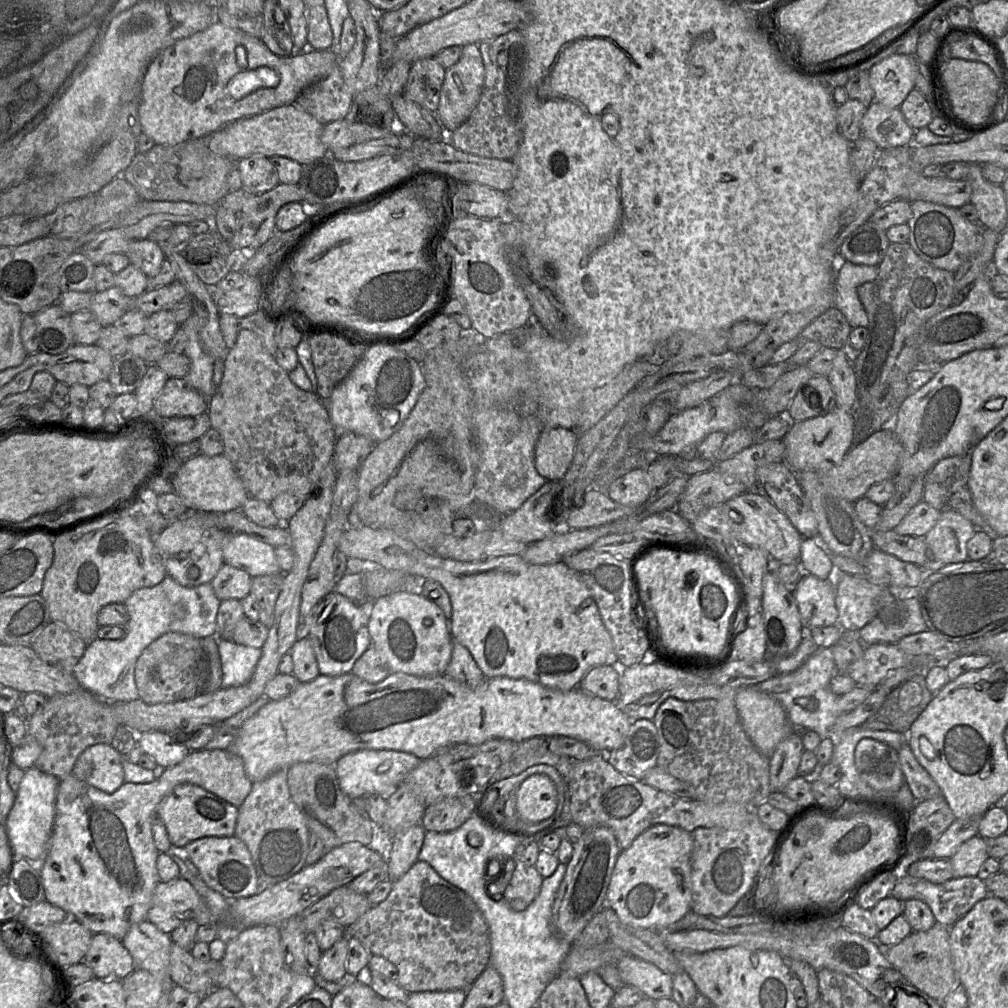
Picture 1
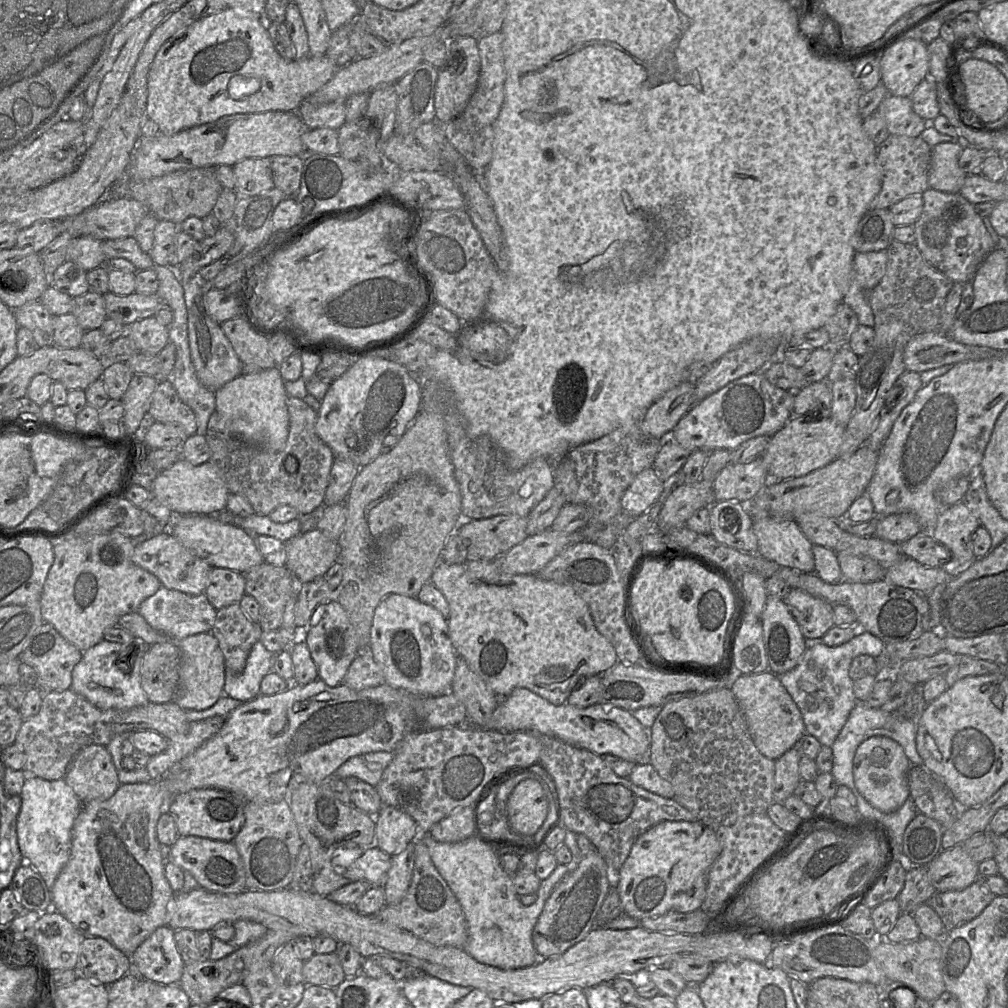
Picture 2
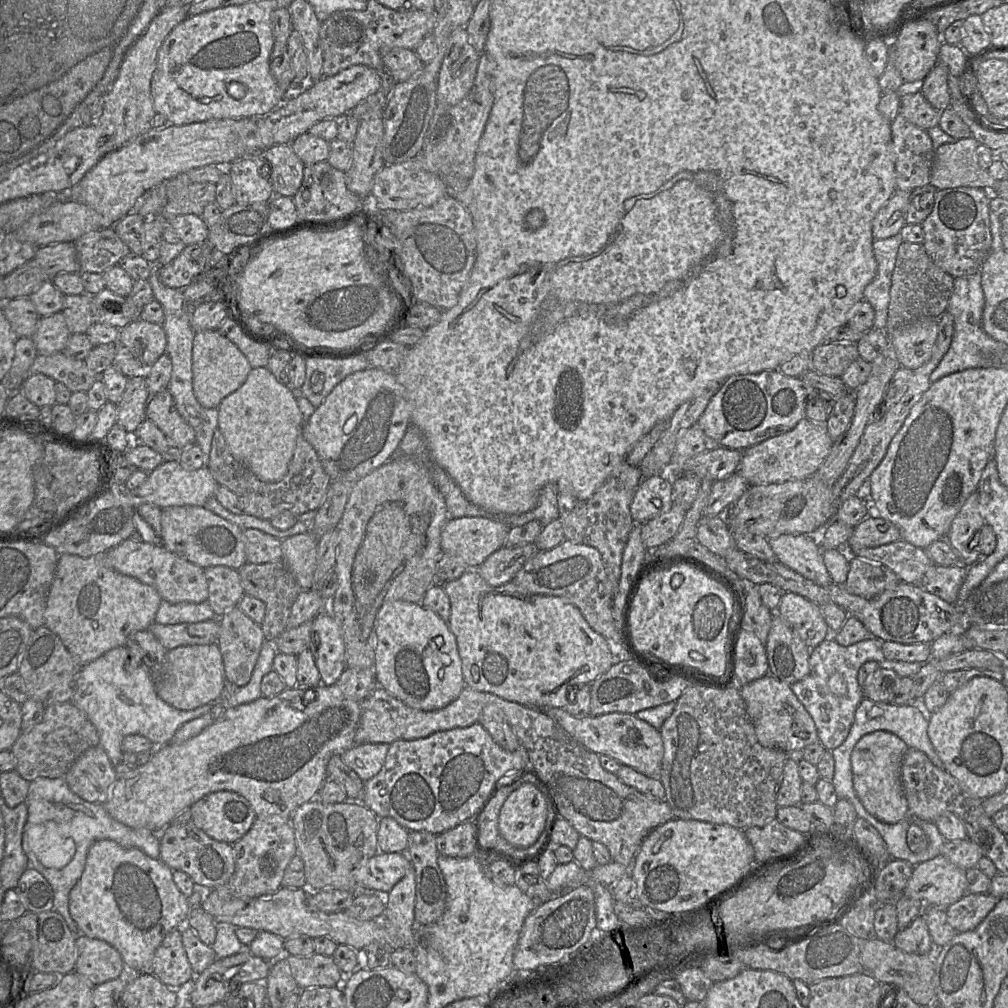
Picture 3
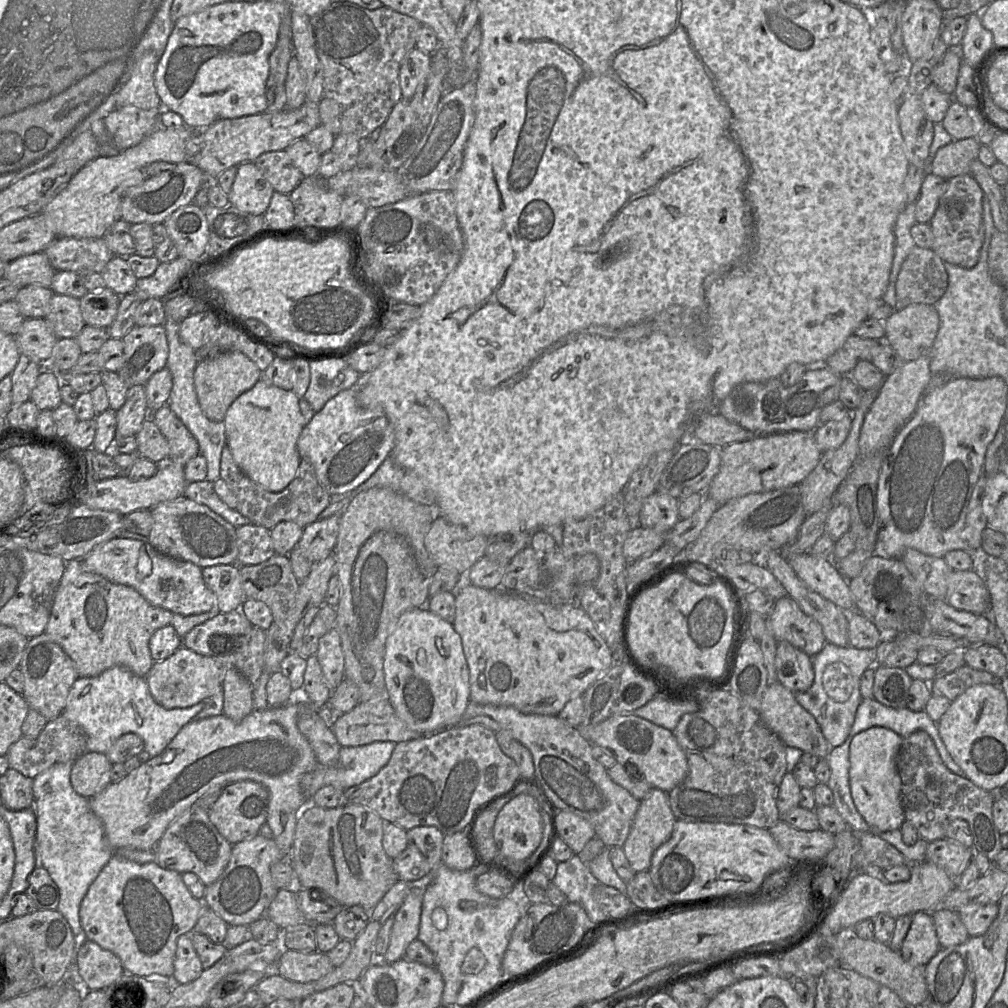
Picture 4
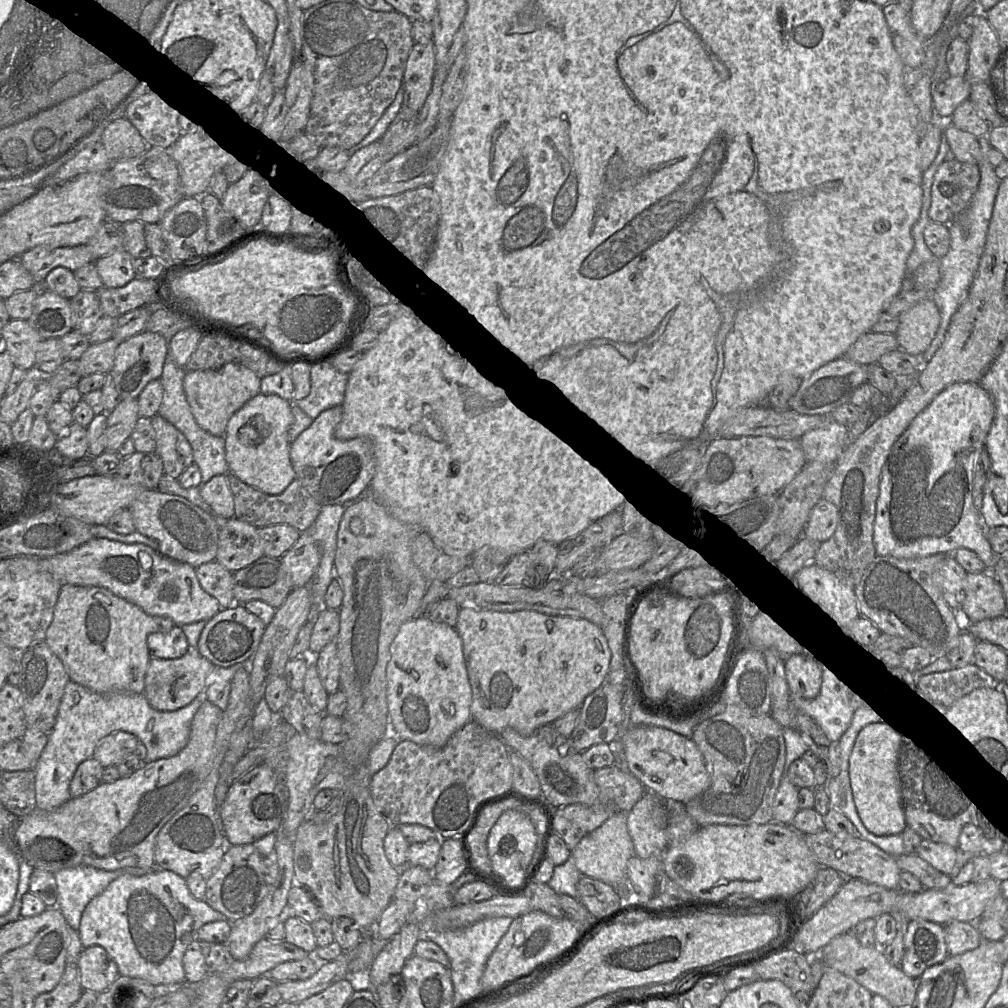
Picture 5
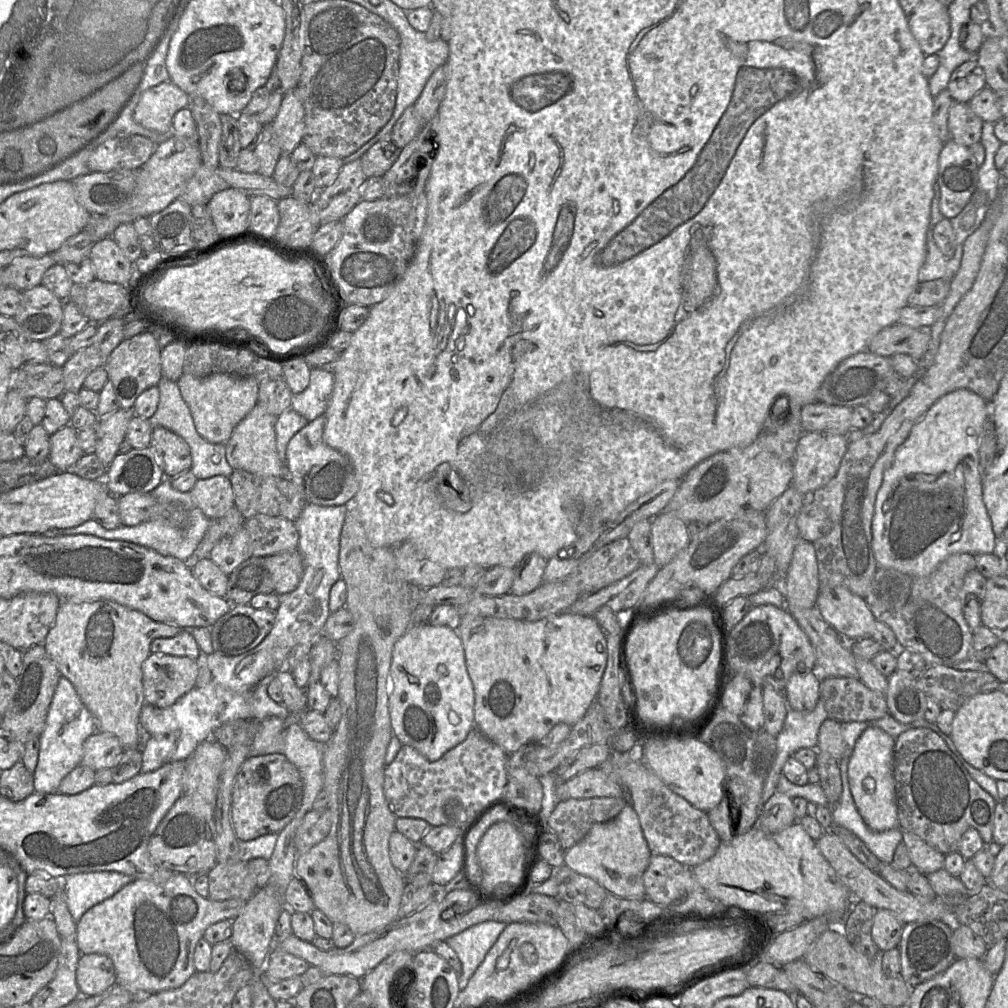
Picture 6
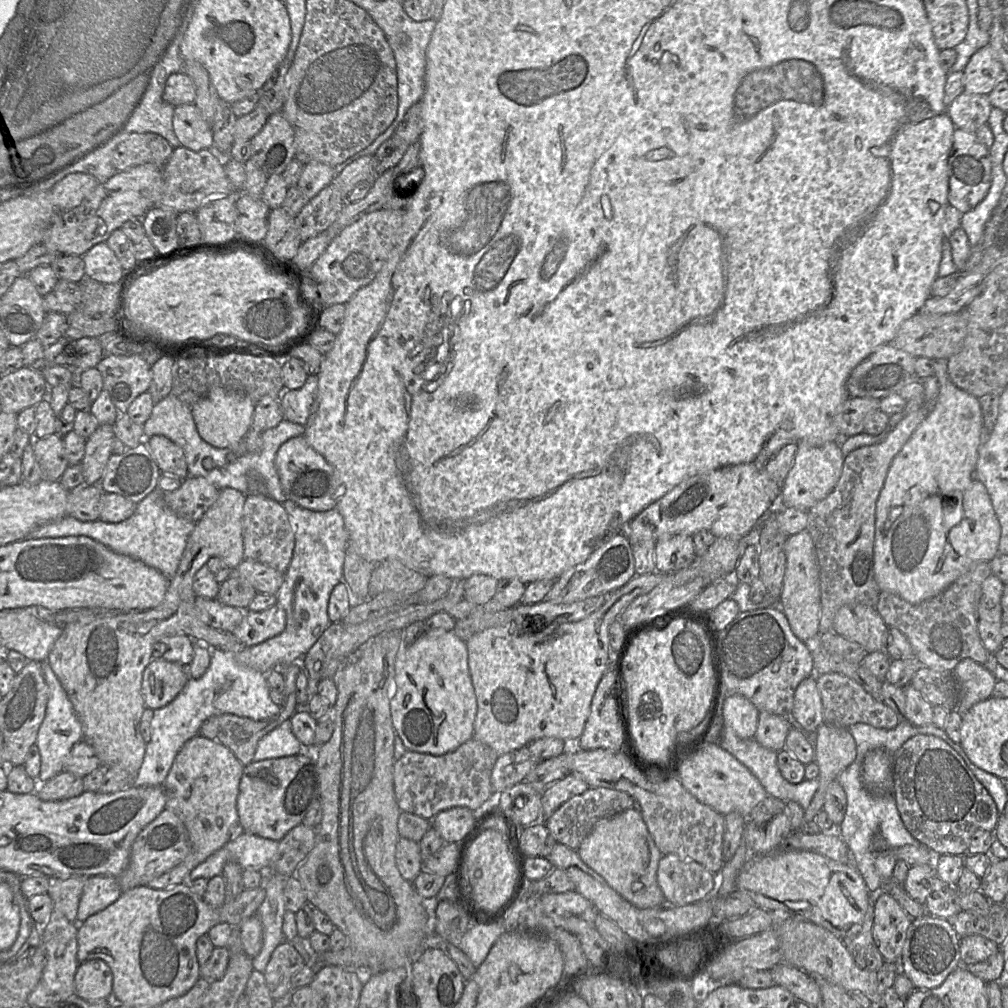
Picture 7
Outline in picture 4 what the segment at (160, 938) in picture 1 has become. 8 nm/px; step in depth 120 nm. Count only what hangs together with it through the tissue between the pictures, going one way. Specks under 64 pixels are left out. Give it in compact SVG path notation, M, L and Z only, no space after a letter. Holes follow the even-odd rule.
M183 934L177 940L172 979L177 984L188 984L202 974L202 963L193 947L190 934Z

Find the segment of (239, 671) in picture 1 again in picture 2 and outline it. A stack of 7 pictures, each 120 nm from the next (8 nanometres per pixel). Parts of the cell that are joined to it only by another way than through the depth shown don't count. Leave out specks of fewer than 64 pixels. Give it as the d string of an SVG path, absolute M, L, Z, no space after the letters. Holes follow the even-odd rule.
M258 640L251 648L242 673L233 674L225 669L223 694L241 703L260 695L261 681L272 670L275 655Z

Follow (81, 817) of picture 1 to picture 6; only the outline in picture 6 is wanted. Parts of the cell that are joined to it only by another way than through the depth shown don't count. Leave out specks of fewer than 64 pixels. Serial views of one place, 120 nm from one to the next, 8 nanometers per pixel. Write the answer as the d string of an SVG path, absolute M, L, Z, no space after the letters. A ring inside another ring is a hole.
M174 873L165 883L156 884L149 880L137 879L126 884L112 897L103 902L93 906L86 911L76 925L76 943L81 954L104 954L108 956L115 967L116 984L122 986L129 991L134 997L144 997L158 992L176 989L182 986L195 972L193 954L195 946L203 937L205 930L212 924L219 921L232 921L241 912L247 902L240 899L229 899L225 901L213 901L208 897L200 896L192 886L192 877L182 874Z

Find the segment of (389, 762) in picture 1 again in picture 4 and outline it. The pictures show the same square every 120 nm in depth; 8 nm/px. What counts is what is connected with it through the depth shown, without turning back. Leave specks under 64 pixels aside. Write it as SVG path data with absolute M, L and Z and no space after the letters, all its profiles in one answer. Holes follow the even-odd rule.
M376 741L362 746L341 747L339 760L335 766L318 764L312 771L303 775L300 783L303 795L311 800L313 795L324 786L333 786L344 791L369 780L387 765L396 744L391 741Z

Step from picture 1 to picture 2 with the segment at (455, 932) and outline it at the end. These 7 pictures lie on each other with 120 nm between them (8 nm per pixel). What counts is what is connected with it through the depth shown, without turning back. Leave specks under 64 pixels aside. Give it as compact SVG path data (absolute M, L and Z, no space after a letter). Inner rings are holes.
M422 836L414 842L414 868L404 898L396 905L385 905L376 917L435 946L464 948L468 931L463 909L447 882L435 868Z

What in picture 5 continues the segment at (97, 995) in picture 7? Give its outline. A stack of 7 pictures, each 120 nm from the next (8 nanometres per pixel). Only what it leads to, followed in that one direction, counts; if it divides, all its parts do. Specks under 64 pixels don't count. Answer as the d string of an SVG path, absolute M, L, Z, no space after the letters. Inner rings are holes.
M101 946L84 948L77 966L84 991L97 994L106 990L120 975L115 961Z

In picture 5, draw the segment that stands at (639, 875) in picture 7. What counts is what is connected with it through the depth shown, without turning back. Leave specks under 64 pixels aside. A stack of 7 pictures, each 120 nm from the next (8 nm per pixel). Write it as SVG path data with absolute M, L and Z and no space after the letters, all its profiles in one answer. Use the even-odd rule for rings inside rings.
M620 810L585 836L571 851L571 859L582 875L601 880L613 887L627 886L627 863L634 855L634 845L627 828L627 813Z

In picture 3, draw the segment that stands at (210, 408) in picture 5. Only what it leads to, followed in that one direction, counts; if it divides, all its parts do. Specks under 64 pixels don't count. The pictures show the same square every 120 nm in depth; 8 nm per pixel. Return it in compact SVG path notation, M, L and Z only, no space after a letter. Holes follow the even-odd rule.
M218 330L195 332L192 348L193 390L203 407L218 408L225 397L245 382L251 369L244 354Z

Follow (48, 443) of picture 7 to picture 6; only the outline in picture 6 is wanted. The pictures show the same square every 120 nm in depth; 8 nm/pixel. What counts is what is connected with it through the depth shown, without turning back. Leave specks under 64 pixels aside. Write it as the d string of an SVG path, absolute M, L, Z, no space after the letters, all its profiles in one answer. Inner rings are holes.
M68 424L50 436L49 459L59 472L72 470L84 454L77 433L78 430Z

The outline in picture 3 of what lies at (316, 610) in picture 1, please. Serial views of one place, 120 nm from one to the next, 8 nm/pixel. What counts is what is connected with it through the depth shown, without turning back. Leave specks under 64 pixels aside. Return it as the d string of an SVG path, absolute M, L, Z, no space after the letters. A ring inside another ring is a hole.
M329 610L317 614L311 625L309 649L319 670L321 683L336 685L347 667L341 627Z

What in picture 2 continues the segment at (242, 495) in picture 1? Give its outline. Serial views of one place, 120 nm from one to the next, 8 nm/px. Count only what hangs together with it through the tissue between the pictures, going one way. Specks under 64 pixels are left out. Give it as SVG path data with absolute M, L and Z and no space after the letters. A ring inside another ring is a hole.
M183 458L159 472L151 489L151 496L167 506L174 515L220 514L226 511L229 494L221 472L212 462L193 465Z

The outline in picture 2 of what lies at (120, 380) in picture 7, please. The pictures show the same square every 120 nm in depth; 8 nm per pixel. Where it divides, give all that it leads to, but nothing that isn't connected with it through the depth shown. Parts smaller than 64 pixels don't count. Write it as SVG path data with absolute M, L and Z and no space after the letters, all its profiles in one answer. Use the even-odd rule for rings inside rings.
M154 316L137 320L127 326L126 335L137 350L158 355L169 342L168 326L162 325Z

